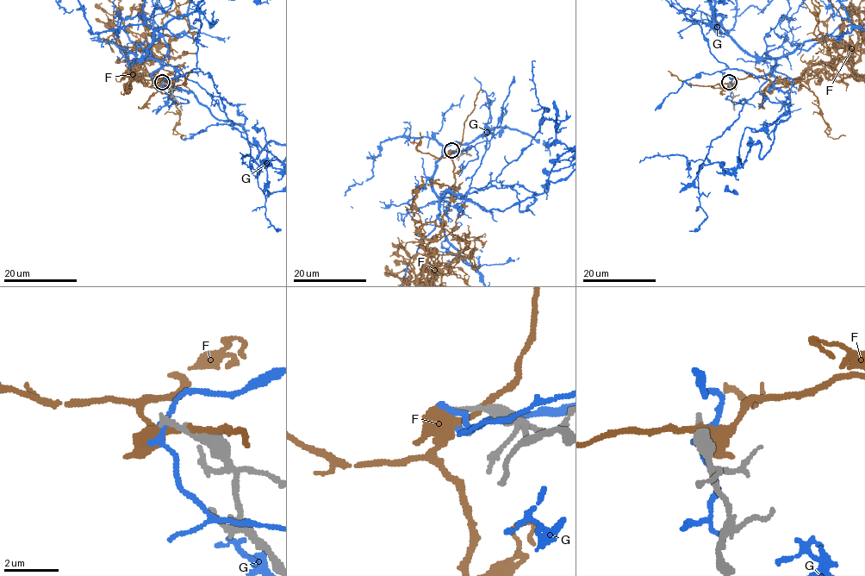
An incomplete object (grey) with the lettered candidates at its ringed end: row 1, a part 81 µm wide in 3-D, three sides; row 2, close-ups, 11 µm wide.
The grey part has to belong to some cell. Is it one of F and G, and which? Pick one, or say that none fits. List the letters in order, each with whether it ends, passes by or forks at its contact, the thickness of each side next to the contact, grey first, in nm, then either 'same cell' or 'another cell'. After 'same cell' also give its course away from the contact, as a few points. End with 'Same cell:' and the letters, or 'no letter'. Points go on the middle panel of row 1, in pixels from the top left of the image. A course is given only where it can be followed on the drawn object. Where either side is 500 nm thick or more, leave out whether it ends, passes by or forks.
F: it passes by | 380/220 nm | another cell
G: it passes by | 200/240 nm | another cell
Same cell: no letter

